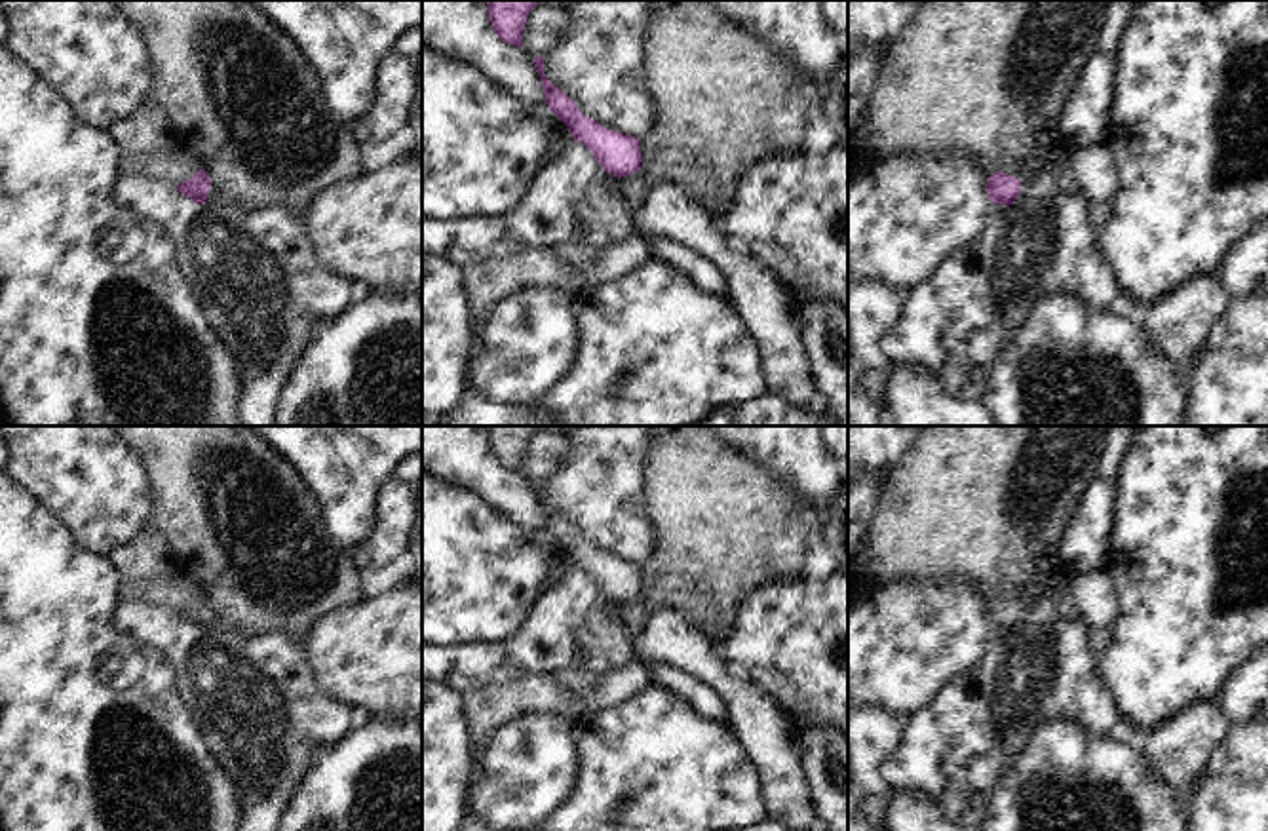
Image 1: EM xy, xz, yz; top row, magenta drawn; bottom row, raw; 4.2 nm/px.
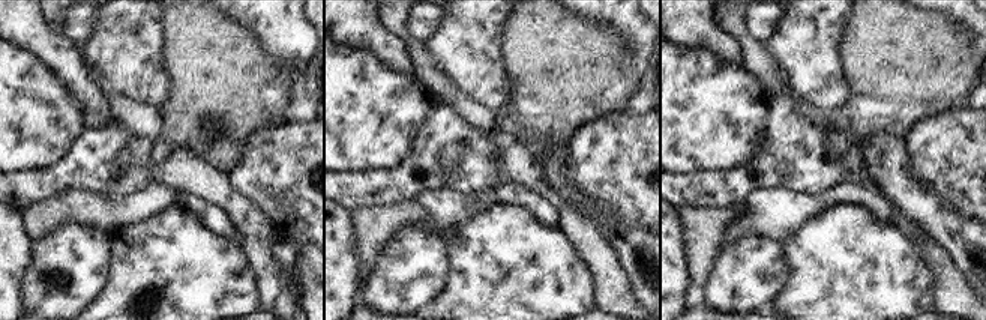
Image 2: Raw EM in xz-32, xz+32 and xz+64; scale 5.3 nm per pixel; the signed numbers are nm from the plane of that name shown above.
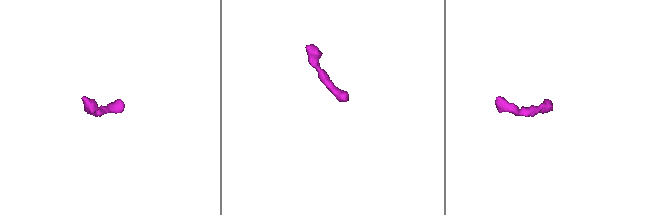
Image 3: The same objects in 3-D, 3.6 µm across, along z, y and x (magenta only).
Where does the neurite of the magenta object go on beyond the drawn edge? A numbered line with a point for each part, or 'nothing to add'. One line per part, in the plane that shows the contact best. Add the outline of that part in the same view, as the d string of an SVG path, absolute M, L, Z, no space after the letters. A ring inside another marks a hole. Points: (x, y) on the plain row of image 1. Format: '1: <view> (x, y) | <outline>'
1: xz (635, 617) | M633 597L631 601L622 603L622 607L624 607L624 628L627 629L629 635L637 637L644 629L650 614L646 612L641 597Z

